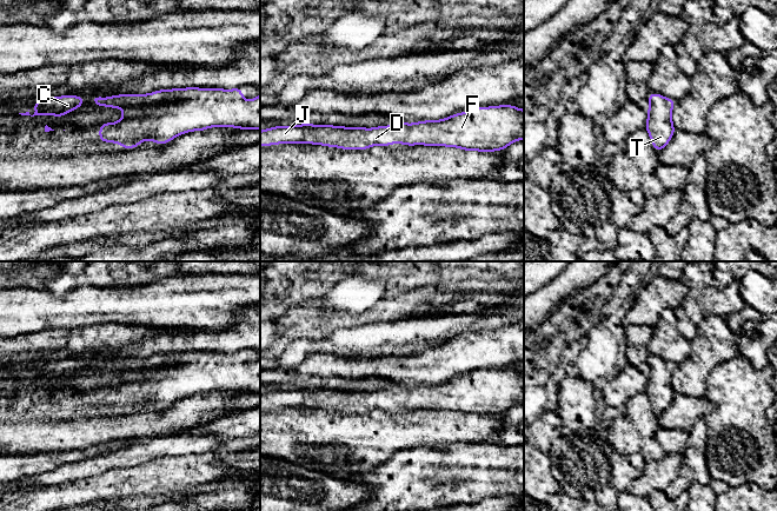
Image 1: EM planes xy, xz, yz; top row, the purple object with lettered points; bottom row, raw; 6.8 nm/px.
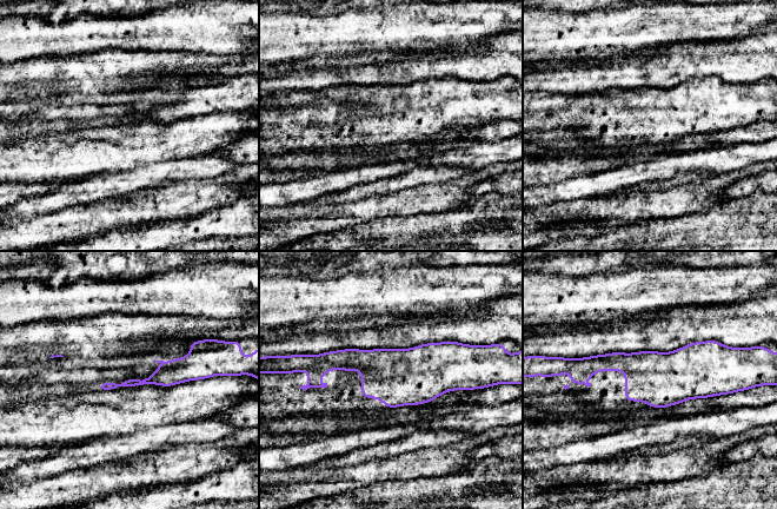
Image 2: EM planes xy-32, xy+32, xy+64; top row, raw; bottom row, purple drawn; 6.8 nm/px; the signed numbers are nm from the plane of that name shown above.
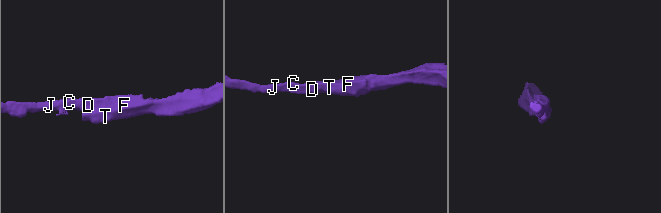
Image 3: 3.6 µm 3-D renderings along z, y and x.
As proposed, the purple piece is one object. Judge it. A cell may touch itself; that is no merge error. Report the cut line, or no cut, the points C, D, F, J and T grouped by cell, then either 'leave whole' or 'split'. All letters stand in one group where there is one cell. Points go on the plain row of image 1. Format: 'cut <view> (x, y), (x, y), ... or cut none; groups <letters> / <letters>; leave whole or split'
cut none; groups C D F J T; leave whole

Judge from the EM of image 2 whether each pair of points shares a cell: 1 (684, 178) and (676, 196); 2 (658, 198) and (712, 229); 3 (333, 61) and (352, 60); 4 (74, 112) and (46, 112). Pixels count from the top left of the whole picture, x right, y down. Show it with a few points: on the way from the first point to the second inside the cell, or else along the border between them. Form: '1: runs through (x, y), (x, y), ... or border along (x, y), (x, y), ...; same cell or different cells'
1: border along (685, 184), (655, 190); different cells
2: border along (712, 206), (699, 212), (661, 217), (658, 219); different cells
3: runs through (338, 61), (347, 61); same cell
4: runs through (67, 112), (53, 112); same cell

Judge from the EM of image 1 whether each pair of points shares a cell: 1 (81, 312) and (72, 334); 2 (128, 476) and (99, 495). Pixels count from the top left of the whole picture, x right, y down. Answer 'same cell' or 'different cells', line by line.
1: different cells
2: same cell

